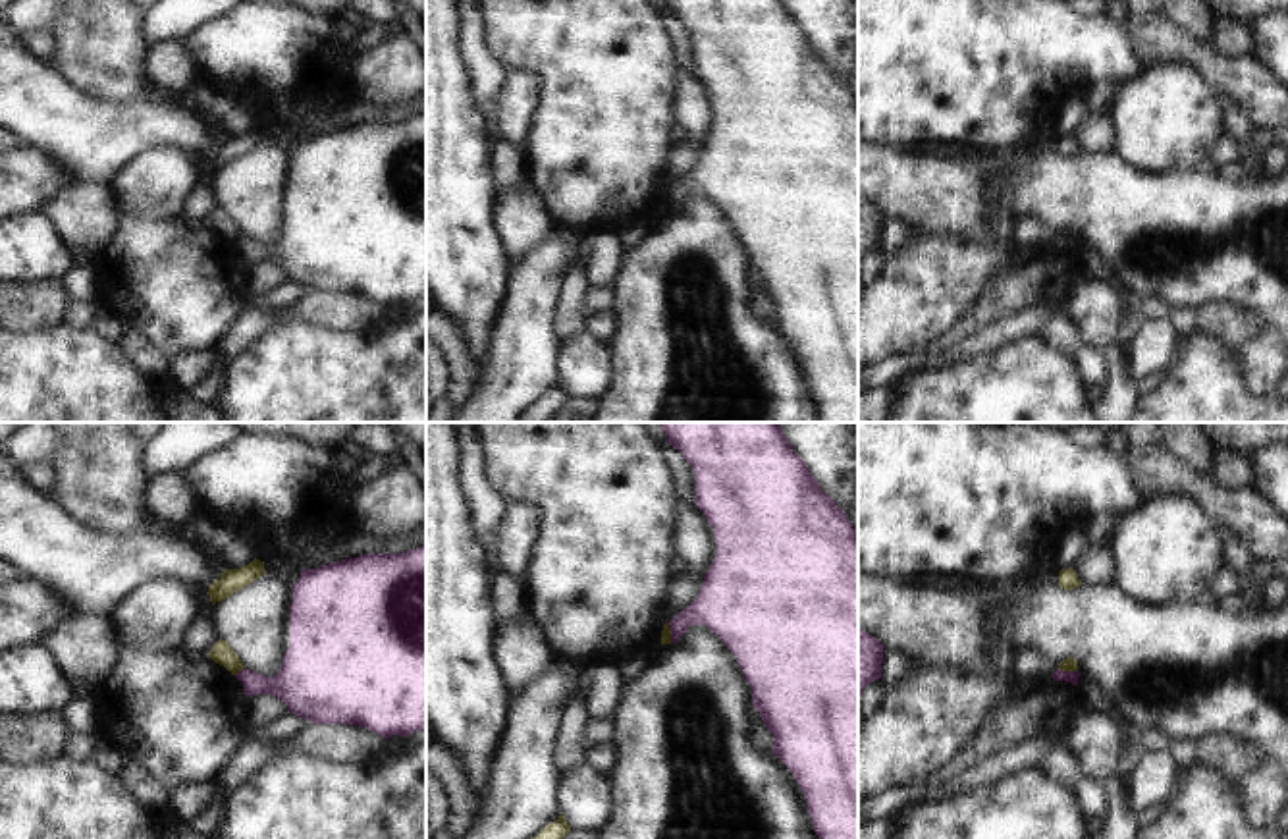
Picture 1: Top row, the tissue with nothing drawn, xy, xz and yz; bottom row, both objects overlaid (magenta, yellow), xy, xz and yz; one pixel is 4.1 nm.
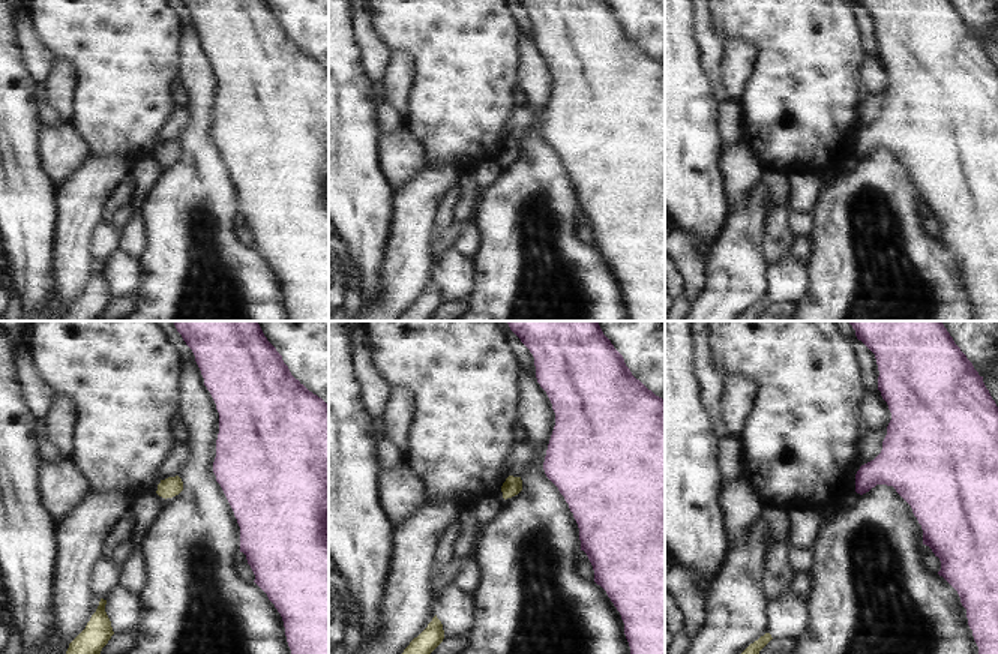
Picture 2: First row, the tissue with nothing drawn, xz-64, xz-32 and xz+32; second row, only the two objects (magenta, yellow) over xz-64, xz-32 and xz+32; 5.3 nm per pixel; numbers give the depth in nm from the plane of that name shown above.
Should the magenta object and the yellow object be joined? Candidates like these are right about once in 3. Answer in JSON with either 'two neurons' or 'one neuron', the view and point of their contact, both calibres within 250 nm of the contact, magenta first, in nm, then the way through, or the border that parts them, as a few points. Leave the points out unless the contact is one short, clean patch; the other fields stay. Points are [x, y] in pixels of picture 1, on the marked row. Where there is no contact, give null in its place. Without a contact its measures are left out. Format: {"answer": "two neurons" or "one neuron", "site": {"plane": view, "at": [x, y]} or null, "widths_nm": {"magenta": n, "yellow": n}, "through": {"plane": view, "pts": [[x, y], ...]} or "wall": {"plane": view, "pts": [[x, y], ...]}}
{"answer": "two neurons", "site": {"plane": "xy", "at": [240, 672]}, "widths_nm": {"magenta": 190, "yellow": 90}, "wall": {"plane": "xy", "pts": [[241, 668], [236, 676]]}}

